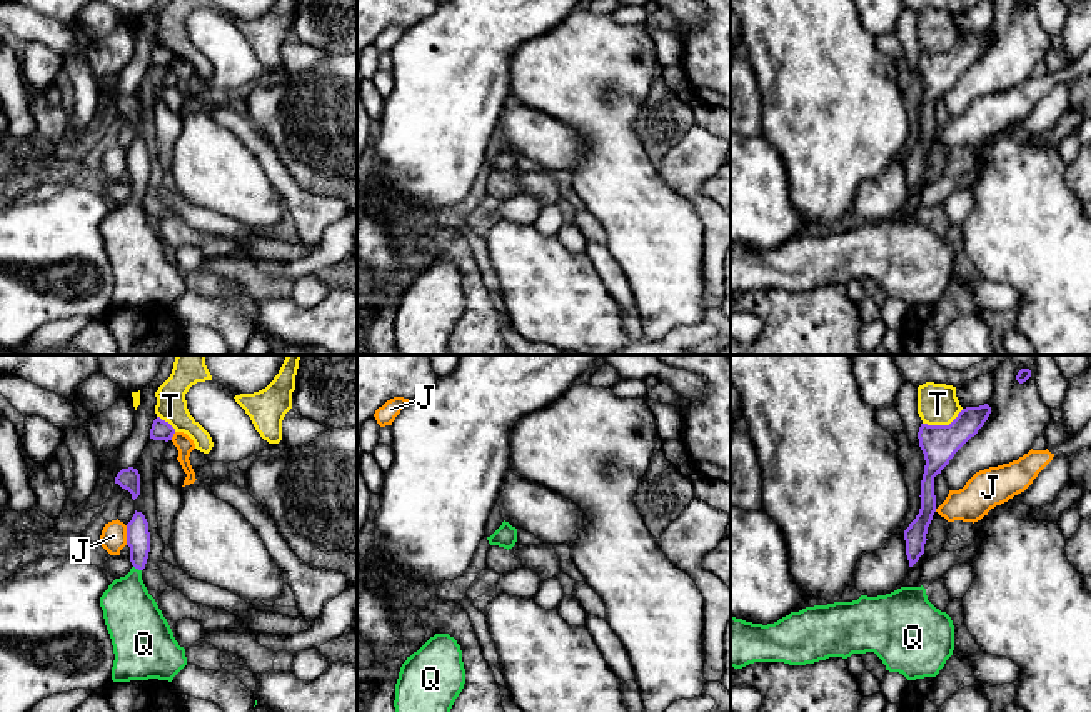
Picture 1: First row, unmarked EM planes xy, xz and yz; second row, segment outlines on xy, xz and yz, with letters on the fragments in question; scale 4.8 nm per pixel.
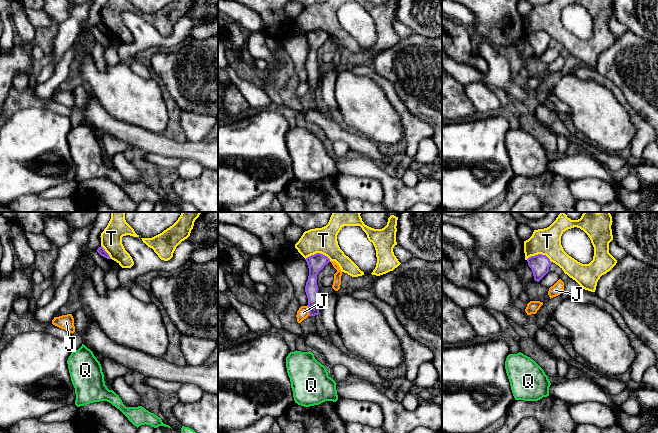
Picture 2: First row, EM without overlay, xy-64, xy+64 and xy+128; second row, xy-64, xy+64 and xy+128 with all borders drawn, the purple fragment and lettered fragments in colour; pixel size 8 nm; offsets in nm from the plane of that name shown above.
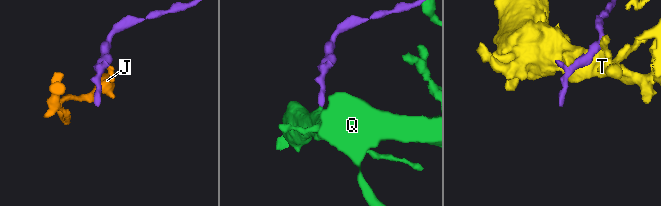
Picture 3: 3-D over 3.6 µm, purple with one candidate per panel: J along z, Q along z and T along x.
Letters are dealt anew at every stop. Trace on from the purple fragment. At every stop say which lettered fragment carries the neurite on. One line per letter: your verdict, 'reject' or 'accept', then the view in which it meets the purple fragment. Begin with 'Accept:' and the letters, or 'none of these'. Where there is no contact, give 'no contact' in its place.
Accept: Q
J: reject; contact in xy
Q: accept; contact in xy
T: reject; contact in yz

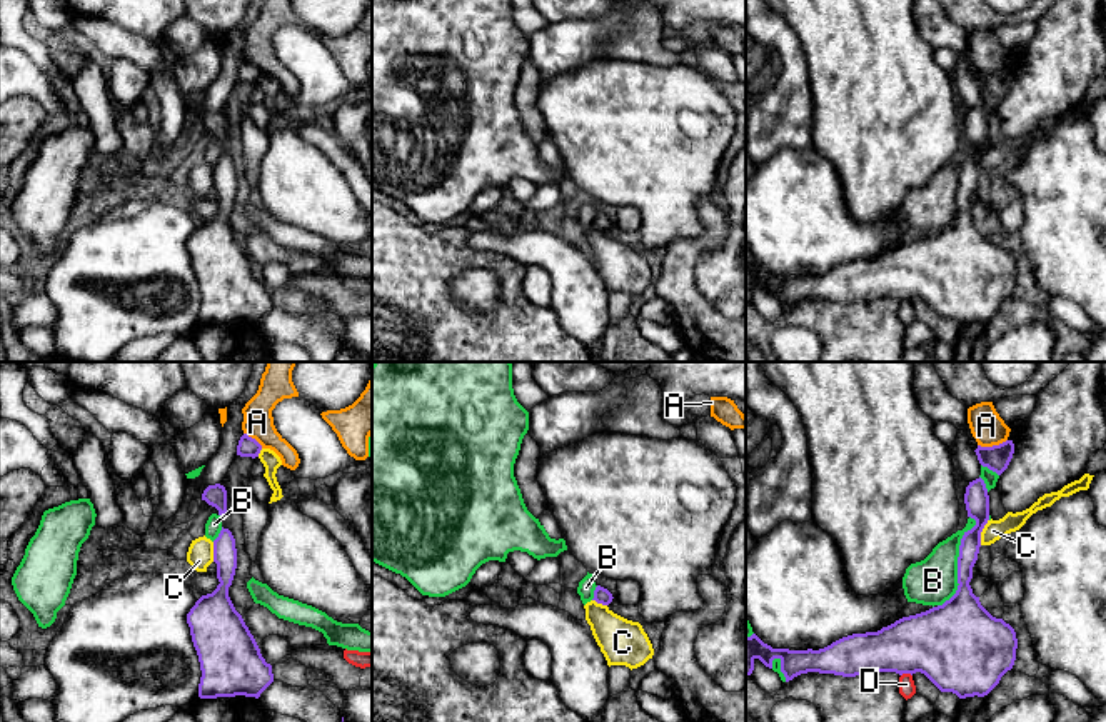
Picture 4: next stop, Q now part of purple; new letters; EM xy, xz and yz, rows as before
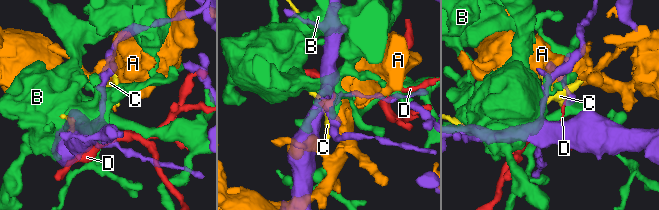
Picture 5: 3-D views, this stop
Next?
Accept: none of these
A: reject; contact in yz
B: reject; contact in yz
C: reject; contact in yz
D: reject; contact in yz

